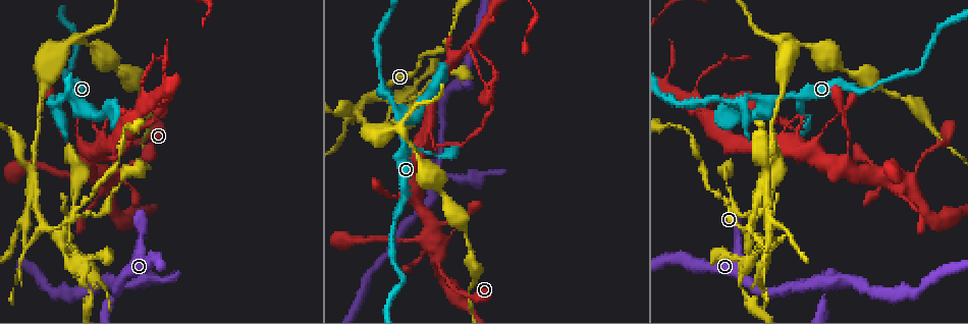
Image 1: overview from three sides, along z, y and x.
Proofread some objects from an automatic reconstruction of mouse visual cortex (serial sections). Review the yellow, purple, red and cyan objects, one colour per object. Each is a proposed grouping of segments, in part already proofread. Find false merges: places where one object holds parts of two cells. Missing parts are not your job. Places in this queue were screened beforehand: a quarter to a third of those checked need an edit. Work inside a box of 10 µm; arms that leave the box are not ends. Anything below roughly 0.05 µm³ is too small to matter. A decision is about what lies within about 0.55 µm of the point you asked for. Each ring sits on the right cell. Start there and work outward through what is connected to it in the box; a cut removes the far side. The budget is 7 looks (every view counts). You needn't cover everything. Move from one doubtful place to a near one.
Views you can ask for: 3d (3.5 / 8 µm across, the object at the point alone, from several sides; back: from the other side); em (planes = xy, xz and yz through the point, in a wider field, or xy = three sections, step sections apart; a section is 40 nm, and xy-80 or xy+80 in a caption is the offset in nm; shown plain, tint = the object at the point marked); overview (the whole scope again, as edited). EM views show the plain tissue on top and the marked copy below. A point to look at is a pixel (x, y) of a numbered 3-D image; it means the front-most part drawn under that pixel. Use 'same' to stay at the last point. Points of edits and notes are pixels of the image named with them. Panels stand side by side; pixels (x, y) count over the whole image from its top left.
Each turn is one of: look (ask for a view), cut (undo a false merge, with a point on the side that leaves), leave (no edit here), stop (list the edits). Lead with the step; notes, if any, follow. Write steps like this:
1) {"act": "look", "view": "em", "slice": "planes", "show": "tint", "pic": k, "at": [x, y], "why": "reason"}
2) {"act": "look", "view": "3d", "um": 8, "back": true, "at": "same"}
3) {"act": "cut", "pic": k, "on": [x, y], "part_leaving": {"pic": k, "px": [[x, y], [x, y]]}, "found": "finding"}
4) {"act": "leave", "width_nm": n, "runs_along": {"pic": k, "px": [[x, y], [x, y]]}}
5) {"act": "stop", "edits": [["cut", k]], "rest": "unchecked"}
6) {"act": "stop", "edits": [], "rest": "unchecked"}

{"act": "look", "view": "3d", "um": 3.5, "pic": 1, "at": [438, 254], "why": "sudden change in width"}

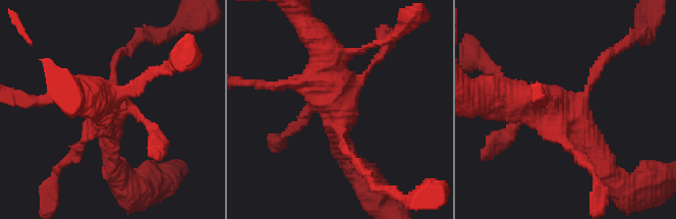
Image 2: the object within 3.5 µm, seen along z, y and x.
{"act": "look", "view": "em", "slice": "xy", "step": 3, "show": "tint", "pic": 2, "at": [571, 109], "why": "shape alone is not enough"}

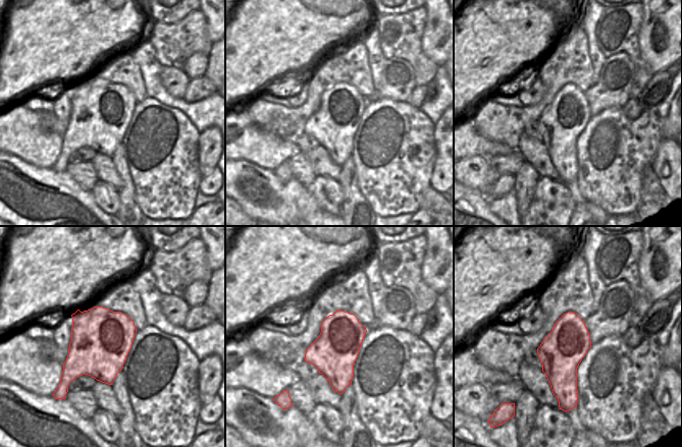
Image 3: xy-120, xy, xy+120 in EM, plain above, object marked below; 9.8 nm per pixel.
{"act": "look", "view": "em", "slice": "xy", "step": 5, "show": "tint", "at": "same"}

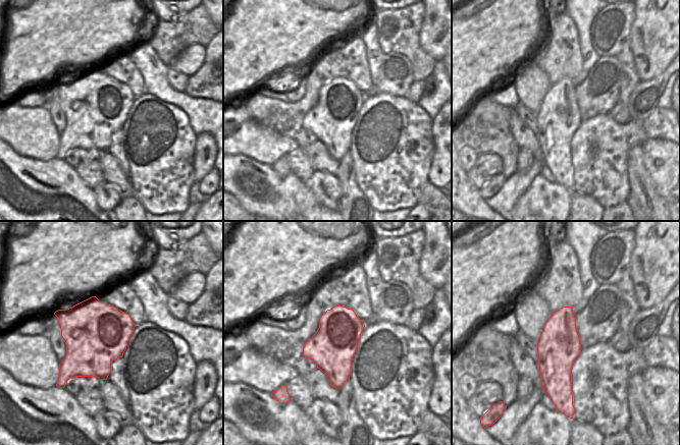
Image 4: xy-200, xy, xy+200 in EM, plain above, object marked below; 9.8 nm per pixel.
{"act": "leave", "width_nm": 440, "runs_along": {"pic": 2, "px": [[599, 67], [575, 108], [495, 96]]}, "found": "one cell here"}

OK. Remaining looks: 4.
{"act": "look", "view": "3d", "um": 3.5, "pic": 1, "at": [825, 284], "why": "four or more arms meet"}

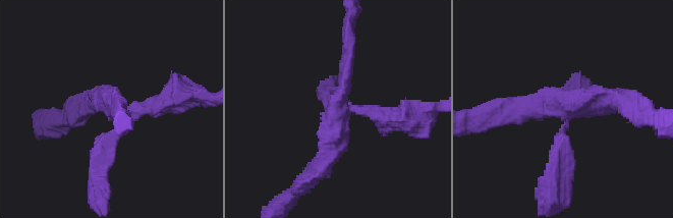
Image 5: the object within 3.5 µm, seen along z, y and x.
{"act": "look", "view": "em", "slice": "xy", "step": 2, "show": "tint", "pic": 5, "at": [561, 104], "arms": 4, "arm_widths_nm": [200, 200, 200, 300]}

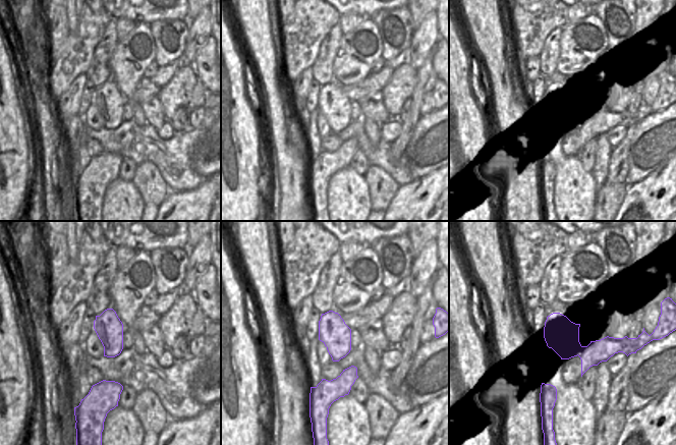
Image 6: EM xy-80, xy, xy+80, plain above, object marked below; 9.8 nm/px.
{"act": "cut", "pic": 5, "on": [565, 150], "part_leaving": {"pic": 5, "px": [[351, 108], [408, 121], [436, 108]]}, "found": "two cells meet here"}

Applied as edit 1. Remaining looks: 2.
{"act": "look", "view": "3d", "um": 3.5, "pic": 1, "at": [381, 90], "why": "arms part here"}

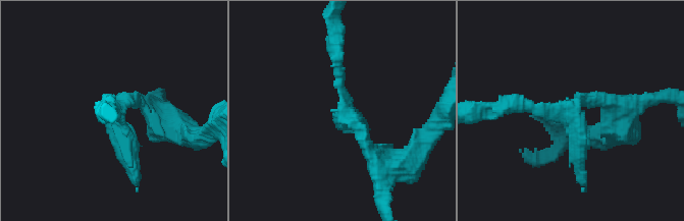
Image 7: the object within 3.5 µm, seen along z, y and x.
{"act": "look", "view": "em", "slice": "xy", "step": 1, "show": "tint", "pic": 7, "at": [119, 106]}

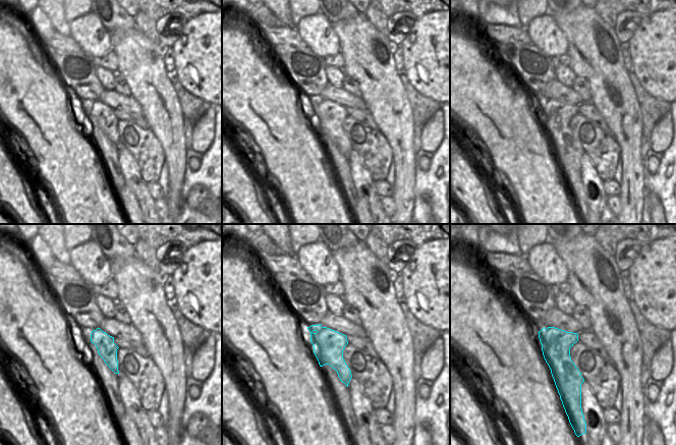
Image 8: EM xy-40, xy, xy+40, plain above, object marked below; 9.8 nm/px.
{"act": "leave", "found": "all the same cell"}

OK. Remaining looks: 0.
{"act": "stop", "edits": [["cut", 5]], "rest": "unchecked"}

